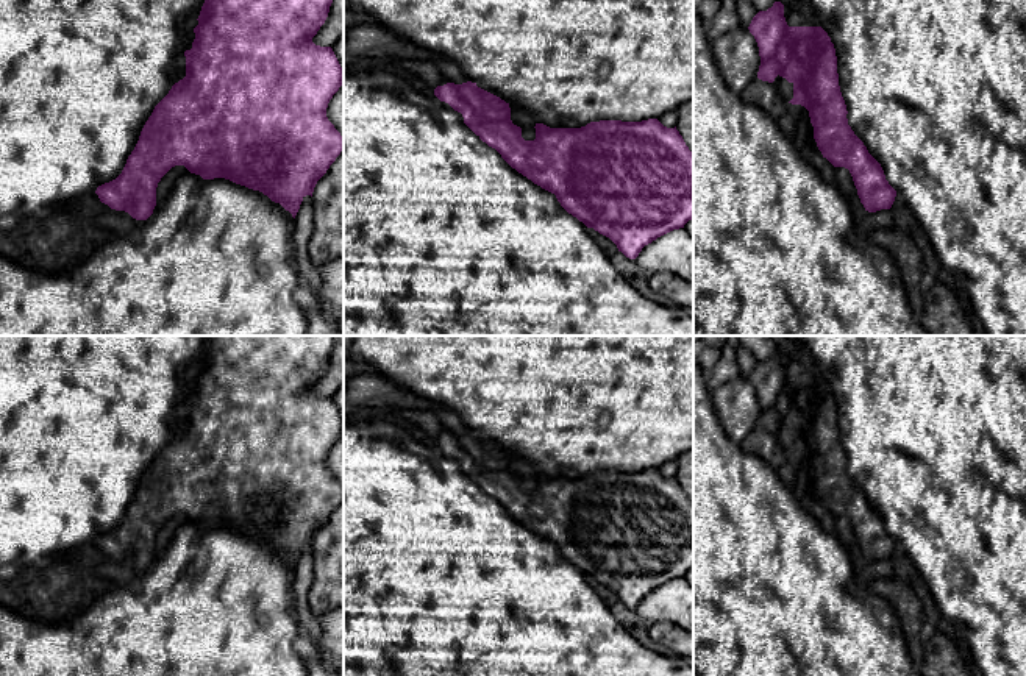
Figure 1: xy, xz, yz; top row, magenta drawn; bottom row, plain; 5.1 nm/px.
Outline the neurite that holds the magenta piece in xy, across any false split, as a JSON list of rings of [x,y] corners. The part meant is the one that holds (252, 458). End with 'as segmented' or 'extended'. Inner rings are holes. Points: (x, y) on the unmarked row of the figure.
[[[211,336],[194,378],[195,389],[192,398],[184,401],[186,426],[175,432],[169,443],[155,456],[145,471],[139,490],[126,509],[122,523],[97,537],[100,551],[111,559],[125,560],[136,570],[147,570],[156,556],[156,537],[161,528],[175,515],[184,515],[191,523],[203,529],[225,528],[236,534],[259,540],[272,551],[280,553],[295,568],[306,545],[312,546],[317,531],[326,523],[330,515],[344,500],[344,487],[326,467],[326,457],[333,445],[344,434],[344,420],[331,397],[320,397],[312,392],[320,376],[325,373],[333,348],[339,336]]] | as segmented

